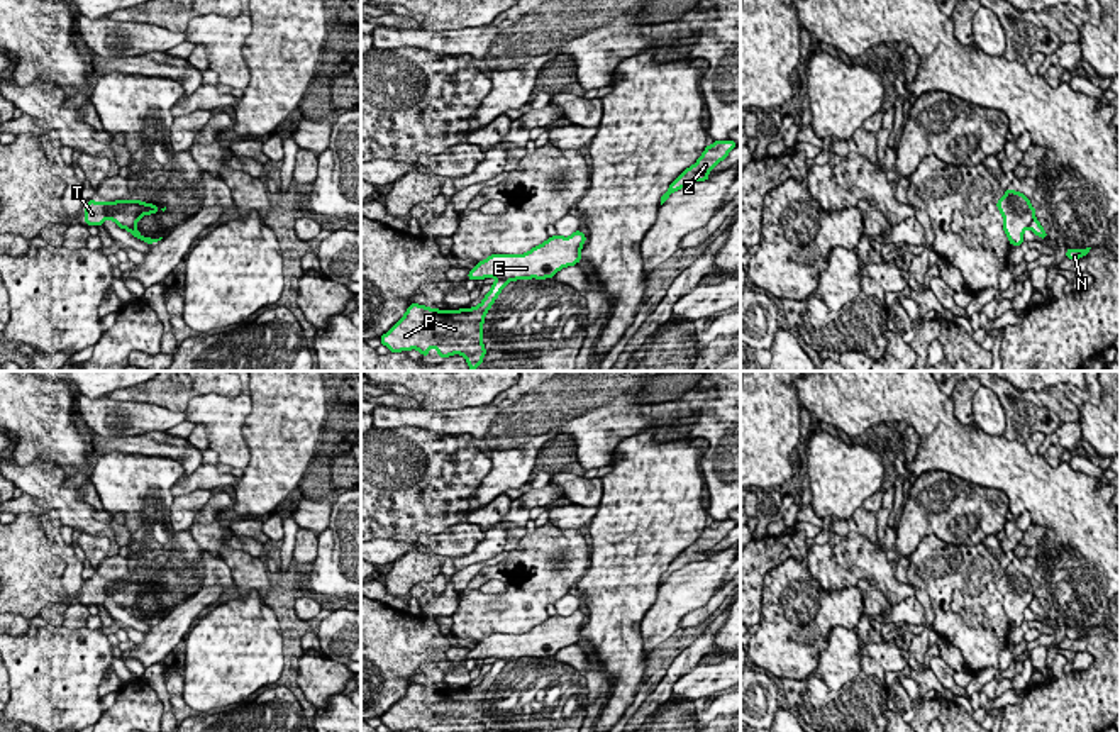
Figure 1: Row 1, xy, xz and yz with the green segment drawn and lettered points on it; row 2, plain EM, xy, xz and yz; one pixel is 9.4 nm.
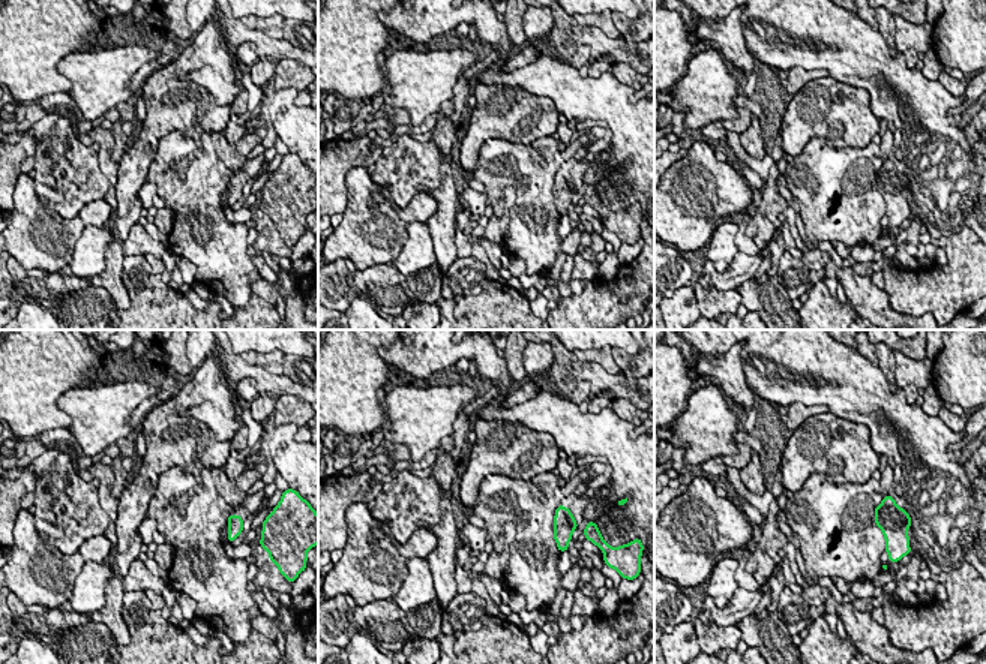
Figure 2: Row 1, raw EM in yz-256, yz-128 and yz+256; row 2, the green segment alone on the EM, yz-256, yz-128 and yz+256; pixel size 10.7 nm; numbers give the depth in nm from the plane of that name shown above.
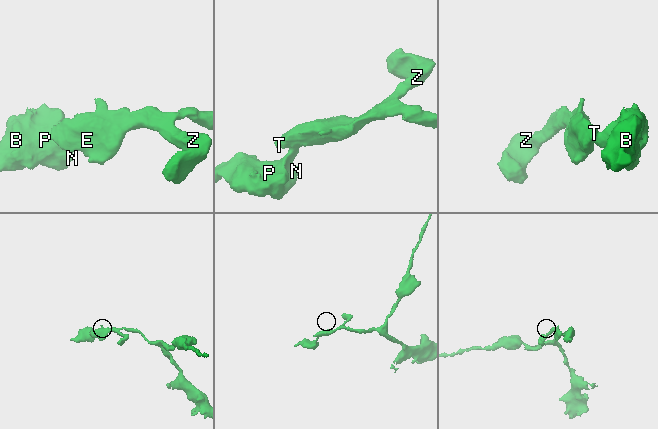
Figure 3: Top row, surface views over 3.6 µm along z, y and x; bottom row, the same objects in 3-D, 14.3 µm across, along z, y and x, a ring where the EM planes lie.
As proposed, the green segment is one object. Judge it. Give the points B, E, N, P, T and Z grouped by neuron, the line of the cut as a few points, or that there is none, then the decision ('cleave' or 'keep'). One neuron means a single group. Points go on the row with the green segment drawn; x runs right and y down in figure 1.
B N P / E T Z | yz (1034, 216), (1027, 227) | cleave

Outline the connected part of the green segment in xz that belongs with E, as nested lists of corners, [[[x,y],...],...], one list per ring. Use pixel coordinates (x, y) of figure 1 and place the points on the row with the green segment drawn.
[[[576,230],[569,237],[556,234],[525,254],[491,254],[476,263],[468,273],[468,280],[496,278],[510,283],[515,280],[554,278],[559,269],[581,261],[585,242],[586,236]]]

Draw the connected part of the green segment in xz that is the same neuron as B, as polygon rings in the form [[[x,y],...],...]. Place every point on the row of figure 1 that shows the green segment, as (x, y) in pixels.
[[[503,280],[495,281],[483,302],[473,308],[437,310],[410,303],[405,315],[380,341],[390,352],[417,349],[427,358],[429,349],[435,347],[441,358],[461,354],[468,361],[469,371],[474,371],[486,354],[485,317],[505,285]]]

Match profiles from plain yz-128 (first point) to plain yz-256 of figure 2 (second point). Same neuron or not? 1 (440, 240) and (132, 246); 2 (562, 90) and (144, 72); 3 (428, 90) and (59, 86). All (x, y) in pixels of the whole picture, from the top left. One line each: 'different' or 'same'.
1: different
2: different
3: different

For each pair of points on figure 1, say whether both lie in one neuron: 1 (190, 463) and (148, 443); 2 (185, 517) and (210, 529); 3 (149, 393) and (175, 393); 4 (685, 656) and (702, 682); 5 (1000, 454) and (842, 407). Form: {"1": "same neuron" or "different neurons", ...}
{"1": "same neuron", "2": "different neurons", "3": "same neuron", "4": "different neurons", "5": "same neuron"}

